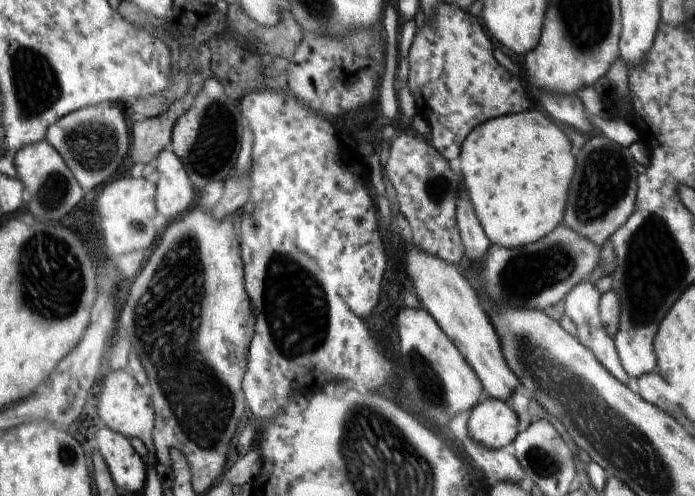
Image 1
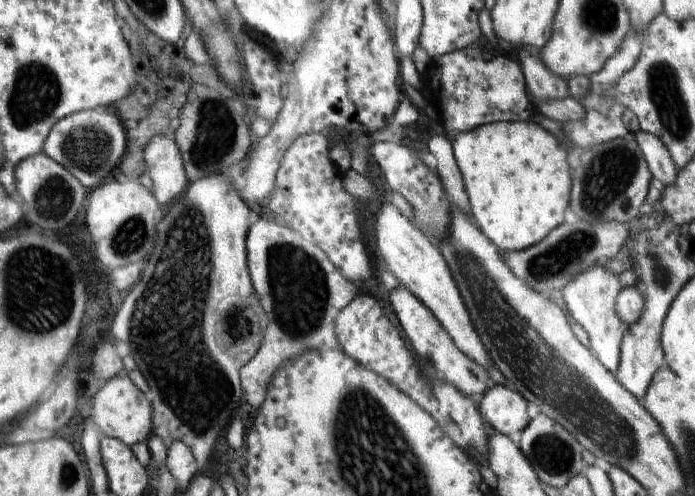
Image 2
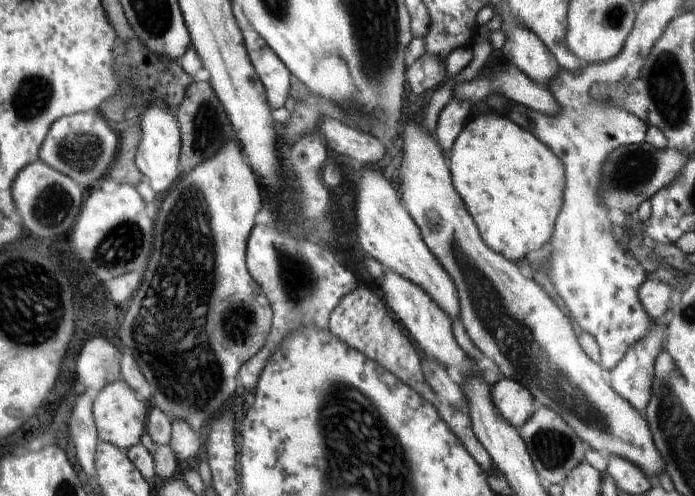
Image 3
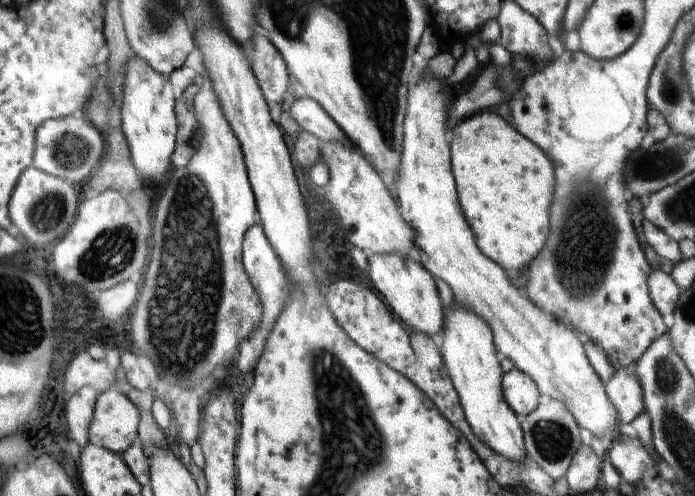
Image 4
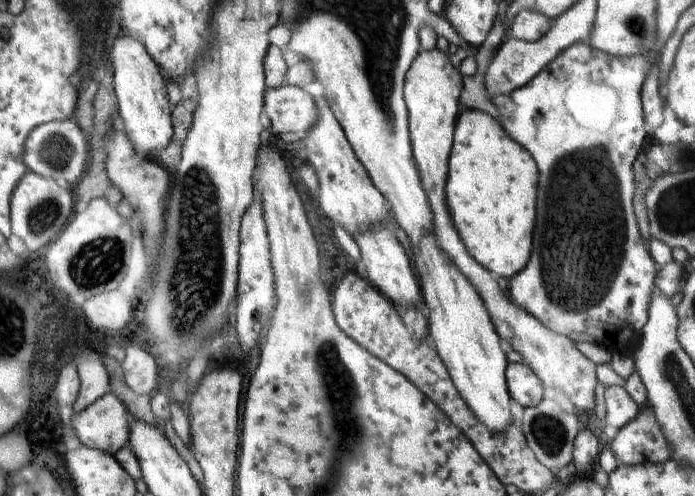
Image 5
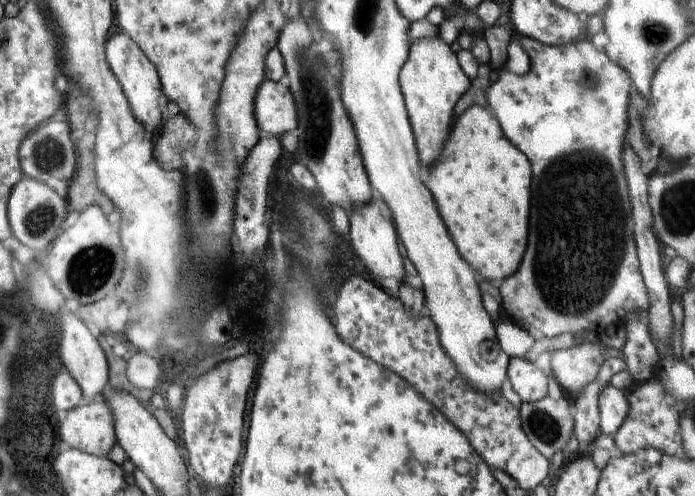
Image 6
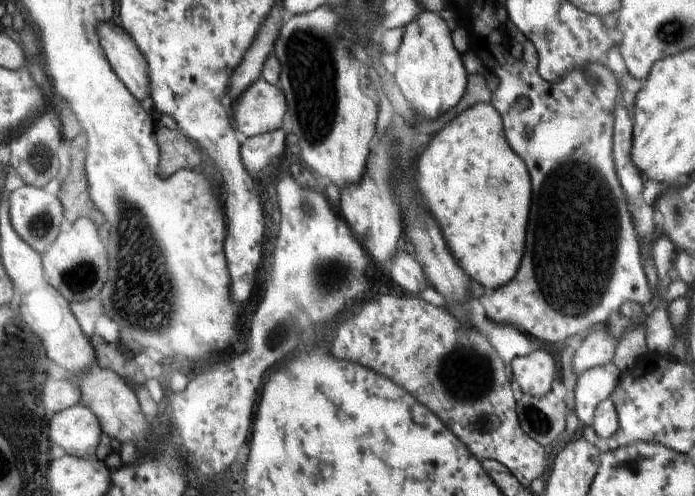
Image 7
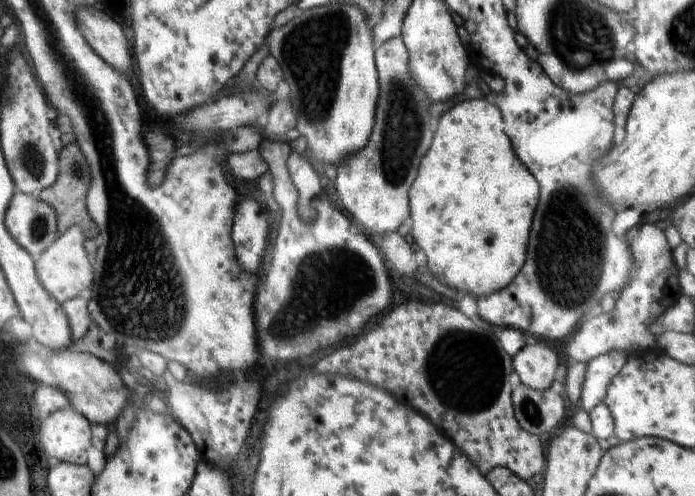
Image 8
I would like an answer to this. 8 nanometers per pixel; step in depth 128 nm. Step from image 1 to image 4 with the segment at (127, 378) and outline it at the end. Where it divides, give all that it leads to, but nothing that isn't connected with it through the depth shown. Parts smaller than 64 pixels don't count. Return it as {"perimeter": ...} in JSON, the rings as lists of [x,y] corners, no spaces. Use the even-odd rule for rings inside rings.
{"perimeter":[[[115,386],[101,392],[88,428],[88,442],[121,455],[138,438],[140,414]]]}

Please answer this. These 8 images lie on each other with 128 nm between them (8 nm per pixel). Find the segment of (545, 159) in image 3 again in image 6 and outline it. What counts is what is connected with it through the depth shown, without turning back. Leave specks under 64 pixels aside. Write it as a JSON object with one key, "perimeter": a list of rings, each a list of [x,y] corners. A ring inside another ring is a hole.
{"perimeter":[[[478,105],[467,108],[462,116],[454,119],[446,148],[430,166],[427,180],[428,190],[436,201],[438,212],[462,260],[473,268],[479,280],[488,280],[493,284],[510,278],[522,262],[528,238],[532,182],[532,168],[528,158],[506,140],[500,128],[490,109]]]}

